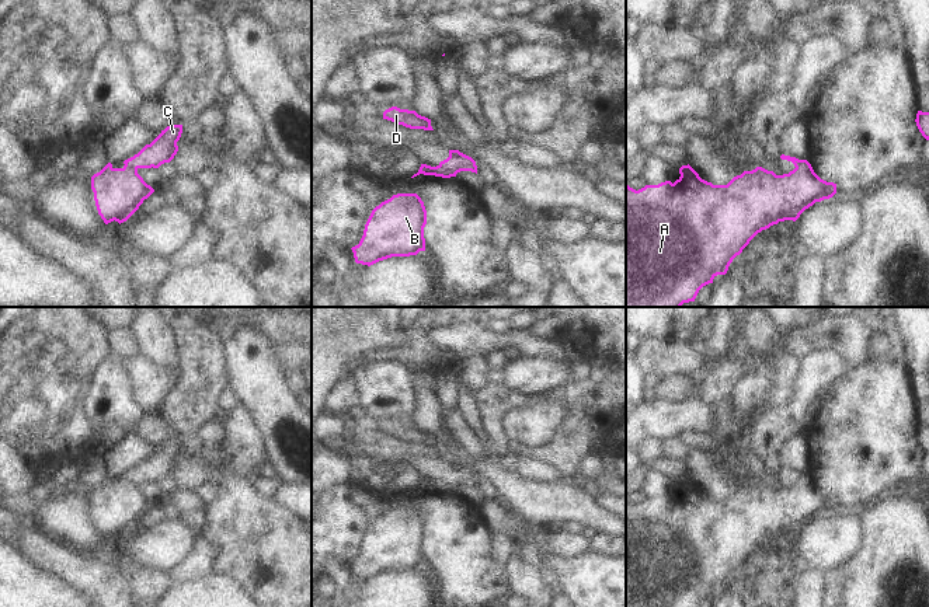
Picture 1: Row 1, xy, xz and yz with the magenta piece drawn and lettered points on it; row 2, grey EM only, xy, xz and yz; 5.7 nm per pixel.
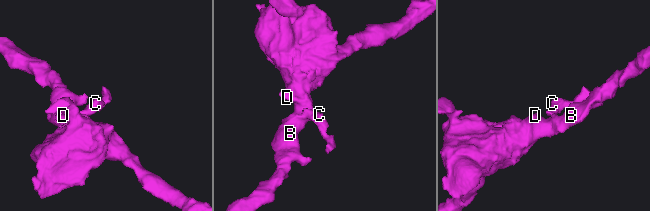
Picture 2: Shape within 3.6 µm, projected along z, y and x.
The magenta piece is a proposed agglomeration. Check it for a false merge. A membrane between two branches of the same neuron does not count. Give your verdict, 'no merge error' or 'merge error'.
merge error

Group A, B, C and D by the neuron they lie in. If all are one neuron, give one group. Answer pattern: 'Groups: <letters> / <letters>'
Groups: A B D / C.

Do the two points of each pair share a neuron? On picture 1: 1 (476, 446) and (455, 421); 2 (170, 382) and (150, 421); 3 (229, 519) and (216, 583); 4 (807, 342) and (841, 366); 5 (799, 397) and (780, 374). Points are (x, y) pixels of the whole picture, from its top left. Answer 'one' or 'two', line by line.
1: one
2: two
3: two
4: two
5: two

